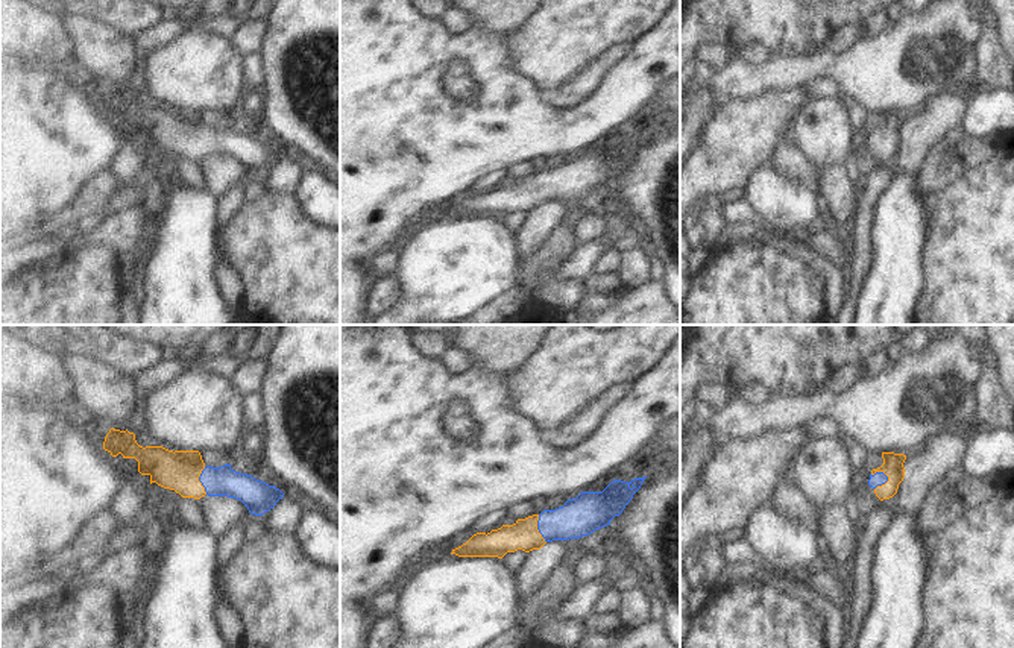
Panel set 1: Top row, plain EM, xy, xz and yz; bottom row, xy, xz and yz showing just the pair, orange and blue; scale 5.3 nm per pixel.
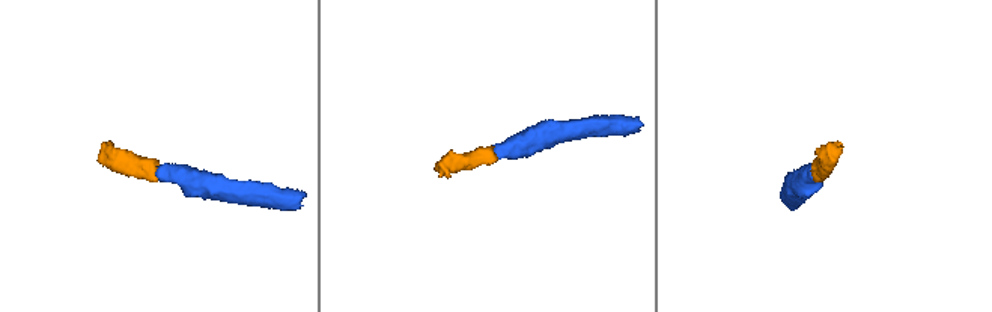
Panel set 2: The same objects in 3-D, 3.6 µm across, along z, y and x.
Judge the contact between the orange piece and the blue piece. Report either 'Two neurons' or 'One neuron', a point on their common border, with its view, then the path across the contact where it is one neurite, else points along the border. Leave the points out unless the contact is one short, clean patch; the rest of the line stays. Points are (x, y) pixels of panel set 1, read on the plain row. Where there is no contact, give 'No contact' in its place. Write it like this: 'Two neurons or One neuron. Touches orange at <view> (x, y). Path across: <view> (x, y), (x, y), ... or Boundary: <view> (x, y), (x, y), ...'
One neuron. Touches orange at yz (887, 141). Path across: yz (893, 128), (887, 141), (879, 138)

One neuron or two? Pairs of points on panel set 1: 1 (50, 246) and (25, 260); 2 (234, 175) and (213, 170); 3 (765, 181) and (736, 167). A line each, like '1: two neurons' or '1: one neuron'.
1: one neuron
2: one neuron
3: two neurons

